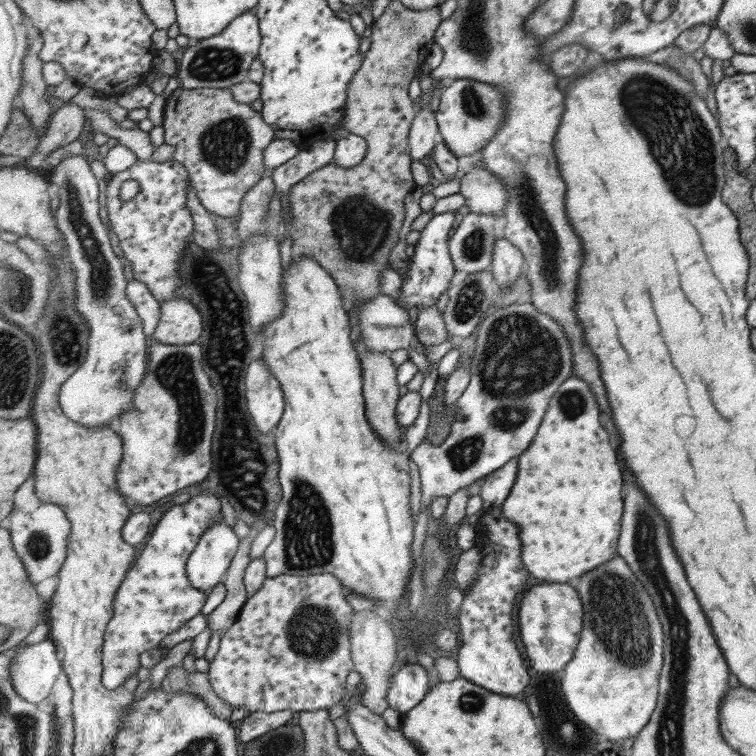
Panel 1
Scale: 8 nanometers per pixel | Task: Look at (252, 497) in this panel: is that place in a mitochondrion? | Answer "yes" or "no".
yes

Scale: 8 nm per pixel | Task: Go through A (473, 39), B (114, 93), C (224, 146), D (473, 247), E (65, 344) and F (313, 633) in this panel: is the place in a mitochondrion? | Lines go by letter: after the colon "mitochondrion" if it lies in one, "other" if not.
A: mitochondrion
B: other
C: mitochondrion
D: mitochondrion
E: mitochondrion
F: mitochondrion

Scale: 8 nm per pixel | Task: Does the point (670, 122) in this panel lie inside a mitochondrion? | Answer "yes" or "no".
yes

